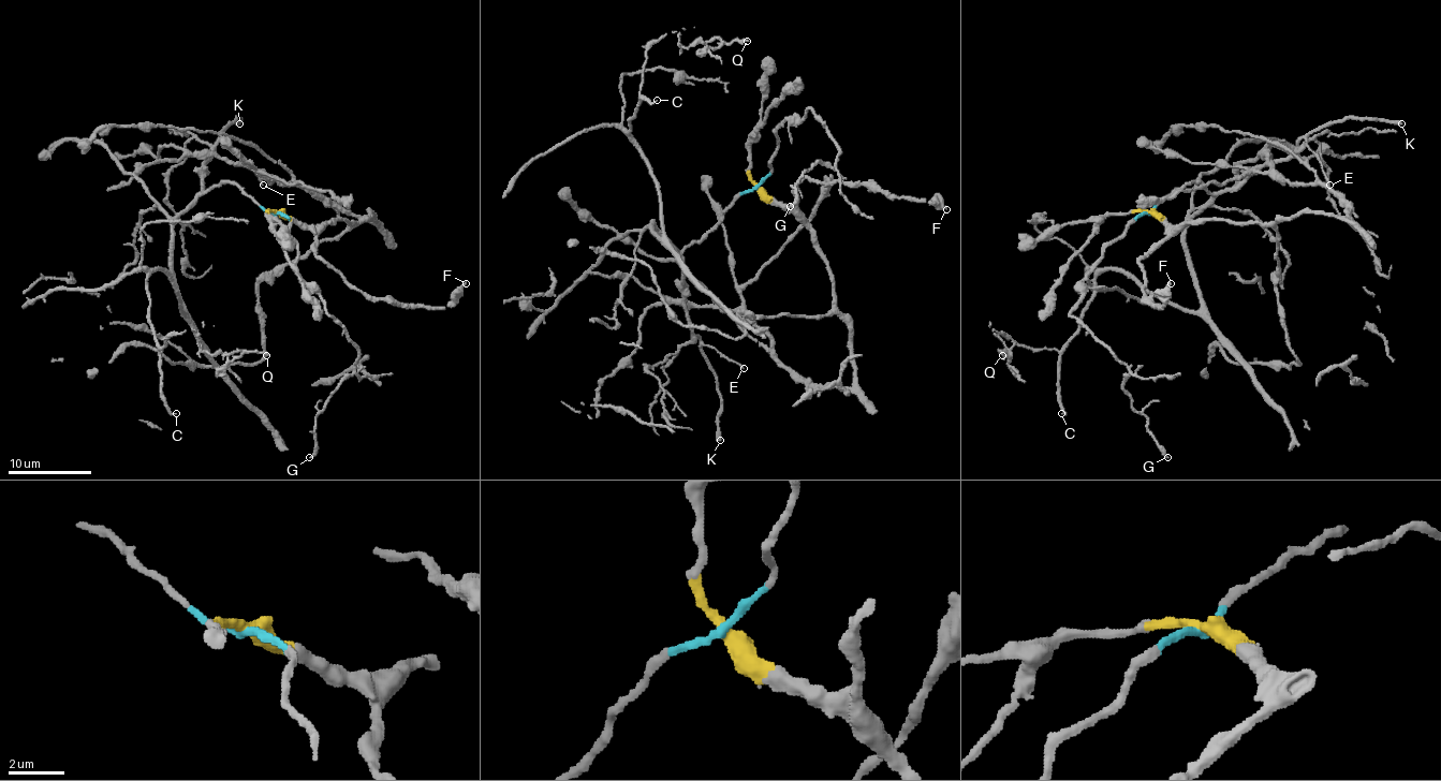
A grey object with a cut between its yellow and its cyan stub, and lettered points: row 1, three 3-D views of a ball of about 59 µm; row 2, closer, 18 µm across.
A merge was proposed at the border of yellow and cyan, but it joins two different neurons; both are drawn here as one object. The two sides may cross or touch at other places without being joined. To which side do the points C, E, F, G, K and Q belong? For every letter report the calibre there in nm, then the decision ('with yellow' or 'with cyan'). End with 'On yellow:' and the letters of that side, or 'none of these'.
C: 180 nm thick; with cyan
E: 180 nm thick; with cyan
F: 280 nm thick; with yellow
G: 260 nm thick; with cyan
K: 440 nm thick; with cyan
Q: 240 nm thick; with cyan
On yellow: F

